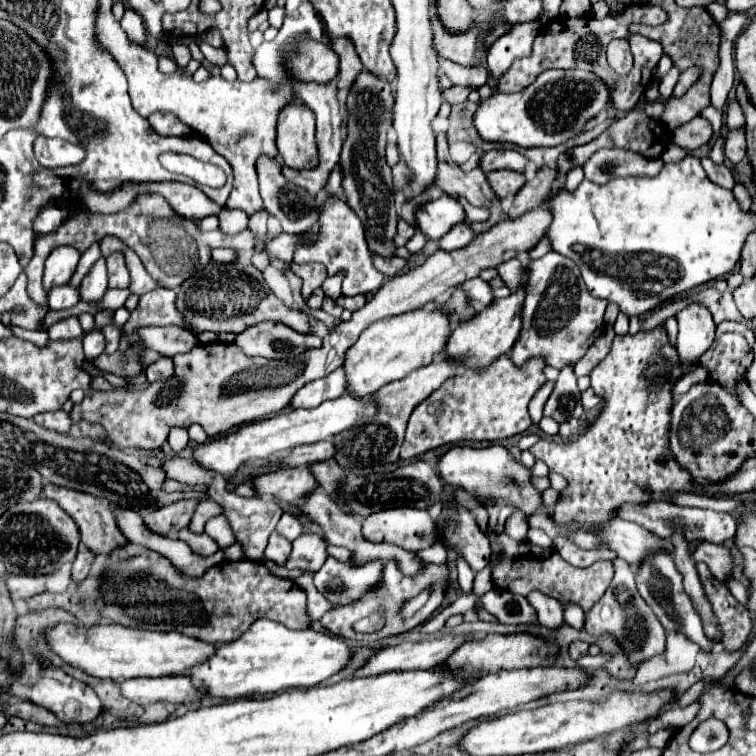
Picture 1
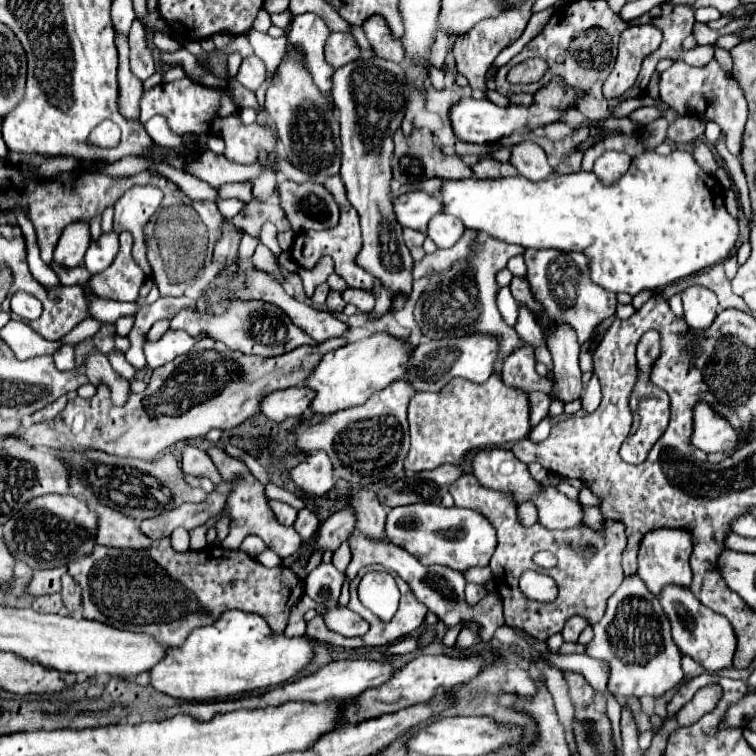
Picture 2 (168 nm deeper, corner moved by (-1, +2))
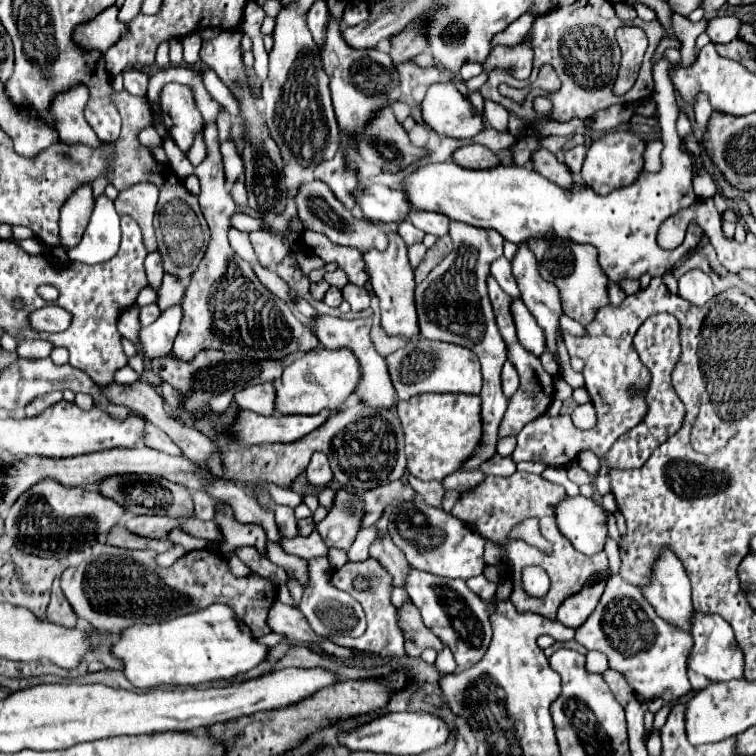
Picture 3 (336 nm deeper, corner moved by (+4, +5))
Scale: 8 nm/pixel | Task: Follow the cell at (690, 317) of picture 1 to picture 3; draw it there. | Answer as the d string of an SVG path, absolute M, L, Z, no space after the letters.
M690 269L678 279L678 295L700 307L706 301L710 301L716 295L716 291L712 279L704 271Z

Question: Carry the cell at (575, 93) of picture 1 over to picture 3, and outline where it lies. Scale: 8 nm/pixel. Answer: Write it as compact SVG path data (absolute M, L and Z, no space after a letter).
M452 83L430 85L420 109L424 123L438 135L470 139L484 127L482 117L472 109L472 103Z

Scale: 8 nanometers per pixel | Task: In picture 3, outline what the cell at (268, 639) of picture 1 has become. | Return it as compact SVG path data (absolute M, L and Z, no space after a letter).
M216 603L164 623L126 627L110 647L110 653L122 663L124 675L134 687L152 689L162 683L198 685L212 679L234 677L262 663L266 647L252 637L248 627L244 627L236 615L232 615L228 605Z

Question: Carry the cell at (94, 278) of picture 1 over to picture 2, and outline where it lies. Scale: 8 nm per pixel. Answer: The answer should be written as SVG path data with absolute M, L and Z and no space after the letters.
M103 234L97 242L91 242L91 250L87 250L85 256L85 266L91 274L99 274L103 270L107 270L107 266L113 262L115 254L117 254L117 236L111 234Z

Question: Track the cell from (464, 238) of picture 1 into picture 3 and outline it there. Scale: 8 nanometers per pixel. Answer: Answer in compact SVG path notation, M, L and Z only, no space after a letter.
M410 209L408 219L414 227L418 227L424 233L432 233L436 237L442 237L448 233L448 217L446 215L436 215L436 213L428 213L428 211L416 211Z

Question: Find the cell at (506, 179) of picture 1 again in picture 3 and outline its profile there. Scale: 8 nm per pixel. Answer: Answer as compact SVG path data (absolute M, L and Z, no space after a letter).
M470 143L470 145L462 145L452 153L452 161L460 167L468 167L468 169L488 169L488 167L496 167L500 165L500 159L496 153L492 153L488 147L478 145L478 143Z

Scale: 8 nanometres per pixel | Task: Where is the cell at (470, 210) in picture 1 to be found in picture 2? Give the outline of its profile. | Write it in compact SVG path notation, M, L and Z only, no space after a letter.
M673 150L669 156L639 154L631 168L613 184L603 184L593 172L553 174L551 178L531 182L523 176L499 180L461 180L443 182L445 212L459 218L467 228L487 232L509 244L525 248L555 248L579 252L589 258L589 278L609 292L627 292L637 296L643 290L659 290L705 268L725 262L739 240L739 224L725 208L725 192L717 180L707 174L691 152Z

